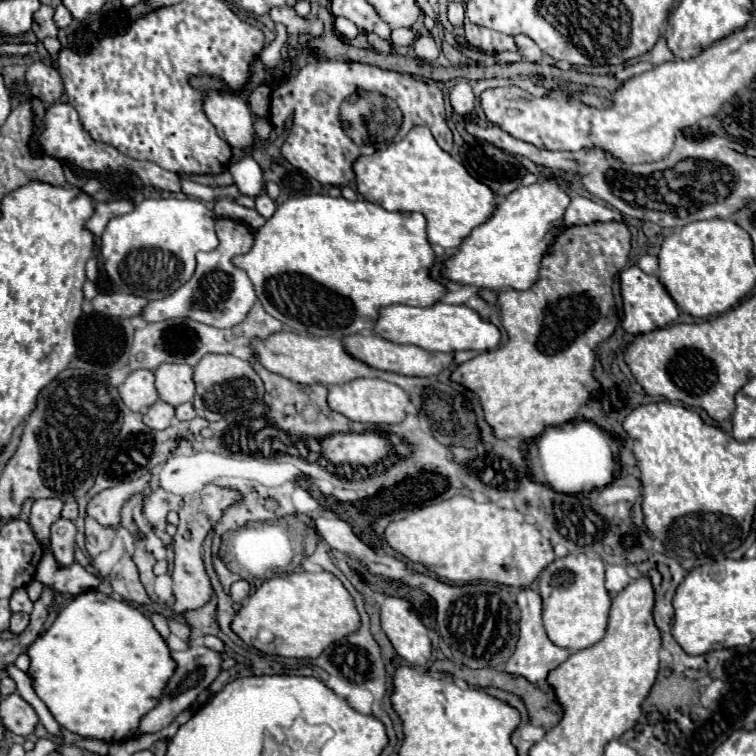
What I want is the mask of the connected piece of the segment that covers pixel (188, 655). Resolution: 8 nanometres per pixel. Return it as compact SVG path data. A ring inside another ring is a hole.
M190 645L190 647L184 649L184 651L172 651L172 659L176 661L178 667L176 667L172 679L168 681L168 685L166 685L166 689L164 689L164 695L162 695L158 707L154 707L154 709L152 709L148 715L144 715L144 719L140 721L138 733L156 733L156 731L168 727L178 713L182 713L184 709L188 709L188 707L198 699L198 695L200 695L204 689L210 687L210 683L218 677L220 669L222 669L222 657L220 657L216 651L212 651L212 649L204 647L204 645Z

